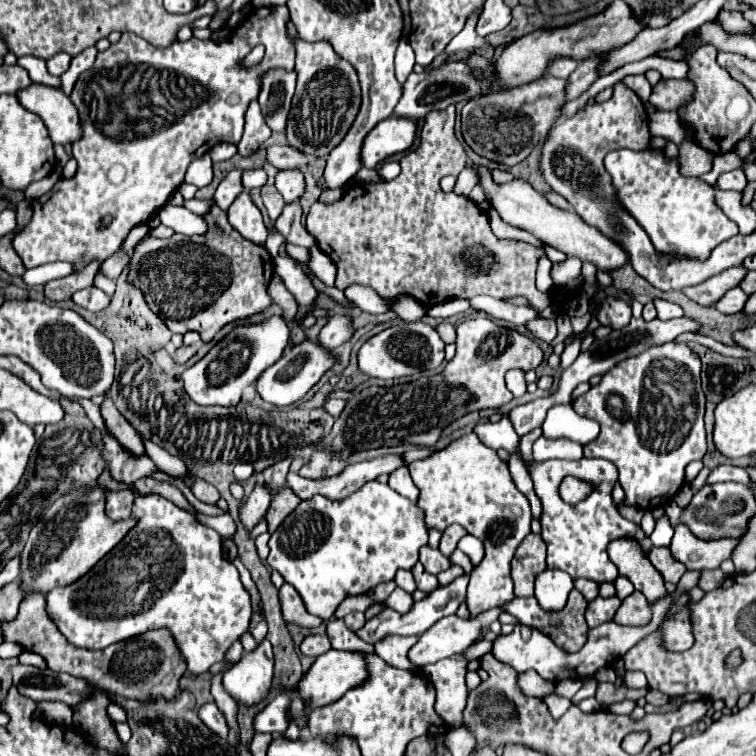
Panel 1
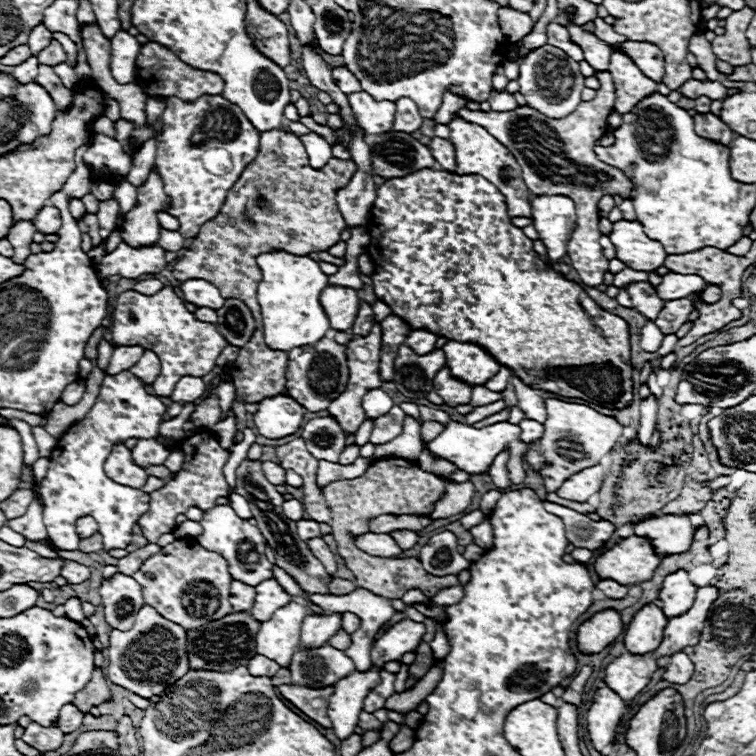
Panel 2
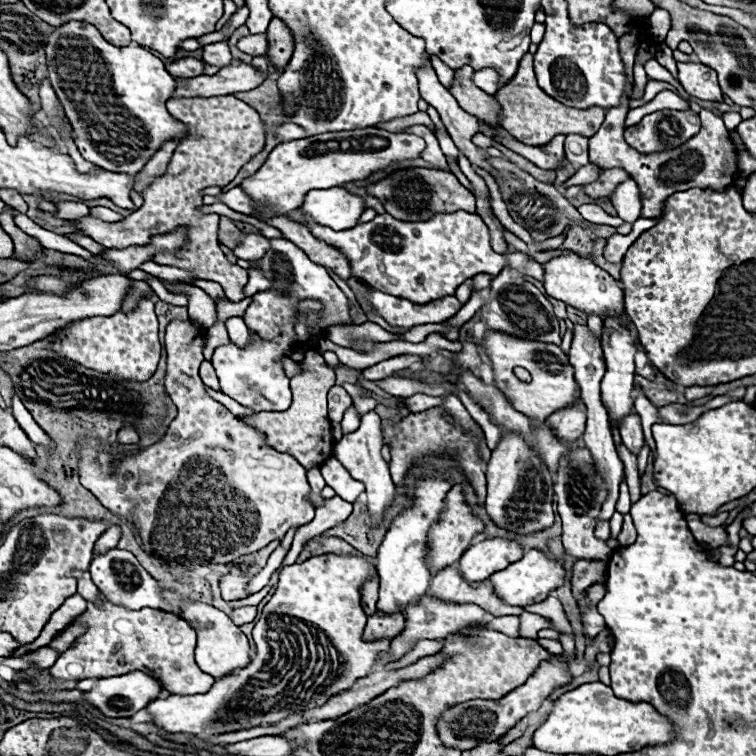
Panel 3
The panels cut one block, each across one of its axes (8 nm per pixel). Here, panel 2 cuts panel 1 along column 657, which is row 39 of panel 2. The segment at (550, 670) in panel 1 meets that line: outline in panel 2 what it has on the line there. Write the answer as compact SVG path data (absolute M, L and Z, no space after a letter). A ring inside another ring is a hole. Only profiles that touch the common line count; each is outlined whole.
M596 18L596 20L594 20L594 24L596 24L594 34L596 34L600 40L608 42L608 44L616 44L616 42L626 42L626 40L628 40L626 36L622 36L622 34L614 32L612 24L608 24L604 18Z

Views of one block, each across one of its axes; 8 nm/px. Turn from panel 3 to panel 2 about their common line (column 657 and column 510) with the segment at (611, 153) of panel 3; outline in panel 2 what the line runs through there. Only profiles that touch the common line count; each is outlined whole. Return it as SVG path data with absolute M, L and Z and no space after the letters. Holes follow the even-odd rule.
M454 118L450 122L450 142L456 148L456 172L458 174L478 174L490 180L502 192L502 196L506 196L510 218L514 216L530 218L532 216L532 206L530 206L532 192L526 188L522 180L522 168L518 166L516 158L510 154L506 146L502 146L494 136L490 136L486 128L478 124L470 124L462 118Z

